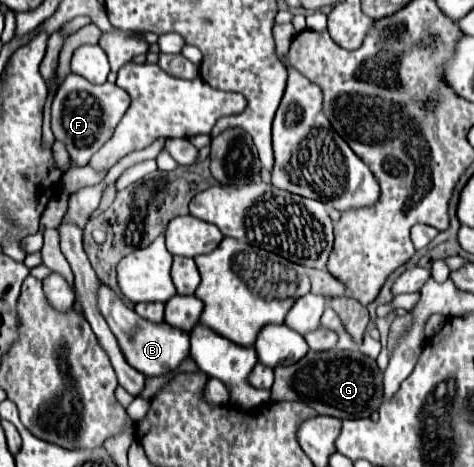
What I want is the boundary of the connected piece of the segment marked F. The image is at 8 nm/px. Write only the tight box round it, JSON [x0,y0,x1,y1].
[52,73,130,167]

